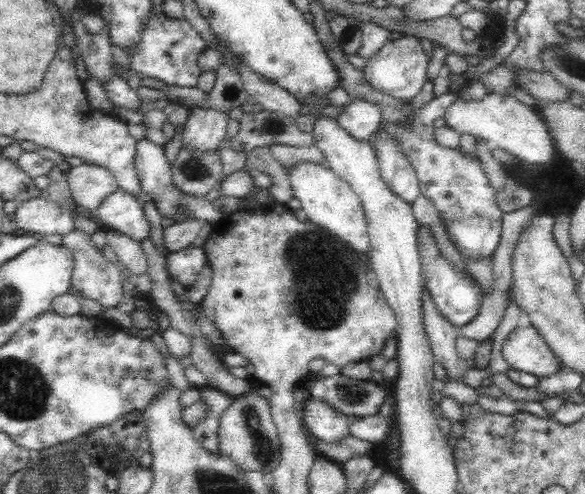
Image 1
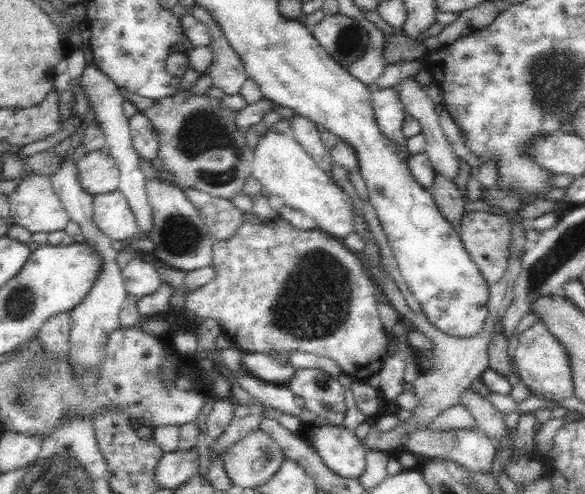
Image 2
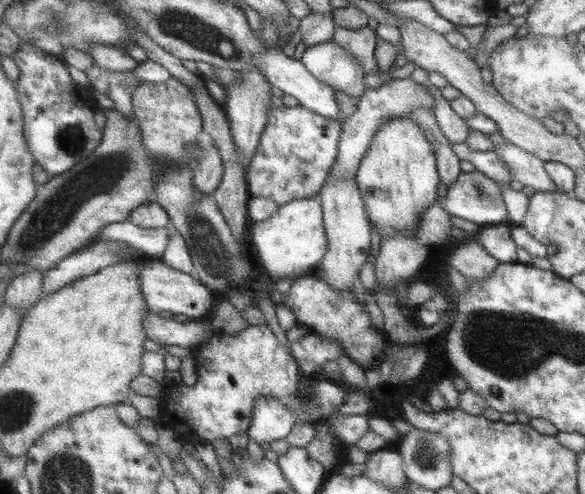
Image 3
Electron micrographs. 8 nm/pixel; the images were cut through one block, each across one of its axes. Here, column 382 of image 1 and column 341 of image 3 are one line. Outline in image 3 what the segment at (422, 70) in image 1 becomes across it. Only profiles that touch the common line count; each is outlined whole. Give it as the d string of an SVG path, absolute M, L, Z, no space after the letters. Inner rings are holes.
M336 41L309 46L300 59L318 81L328 84L335 92L343 92L356 99L366 92L367 86L364 77L367 76L367 72L362 63L356 60L356 57L347 51L347 48L340 46Z

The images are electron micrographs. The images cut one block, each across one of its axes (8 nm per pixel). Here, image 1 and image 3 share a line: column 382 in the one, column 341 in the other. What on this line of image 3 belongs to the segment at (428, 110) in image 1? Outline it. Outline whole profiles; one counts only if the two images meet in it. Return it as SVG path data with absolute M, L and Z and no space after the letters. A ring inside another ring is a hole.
M300 105L273 106L267 115L267 125L246 170L250 194L271 198L279 205L316 196L336 160L342 121L326 118Z

